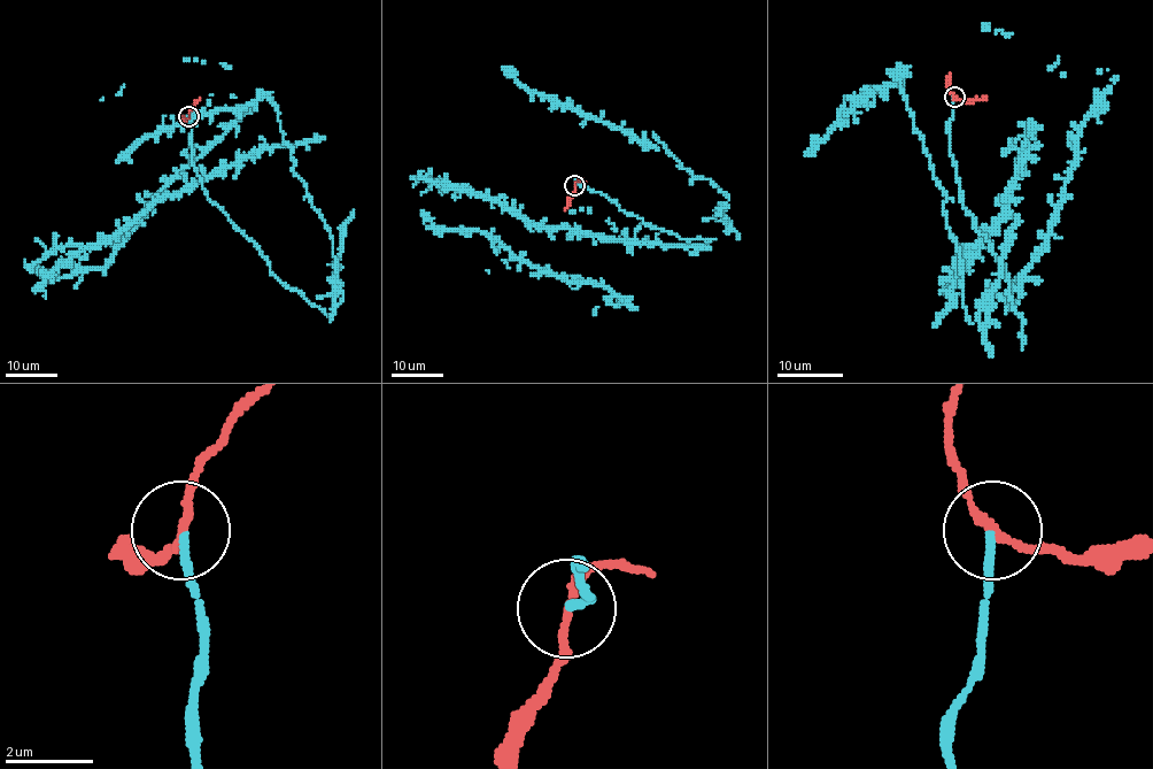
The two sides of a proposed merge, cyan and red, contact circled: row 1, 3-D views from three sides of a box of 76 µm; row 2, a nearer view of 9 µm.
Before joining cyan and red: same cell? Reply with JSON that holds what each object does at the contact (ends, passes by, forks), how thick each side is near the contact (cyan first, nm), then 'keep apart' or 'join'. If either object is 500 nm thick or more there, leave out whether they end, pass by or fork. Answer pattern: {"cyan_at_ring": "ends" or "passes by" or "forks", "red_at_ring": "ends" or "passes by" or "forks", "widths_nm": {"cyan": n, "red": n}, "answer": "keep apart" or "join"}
{"cyan_at_ring": "ends", "red_at_ring": "passes by", "widths_nm": {"cyan": 180, "red": 170}, "answer": "keep apart"}

